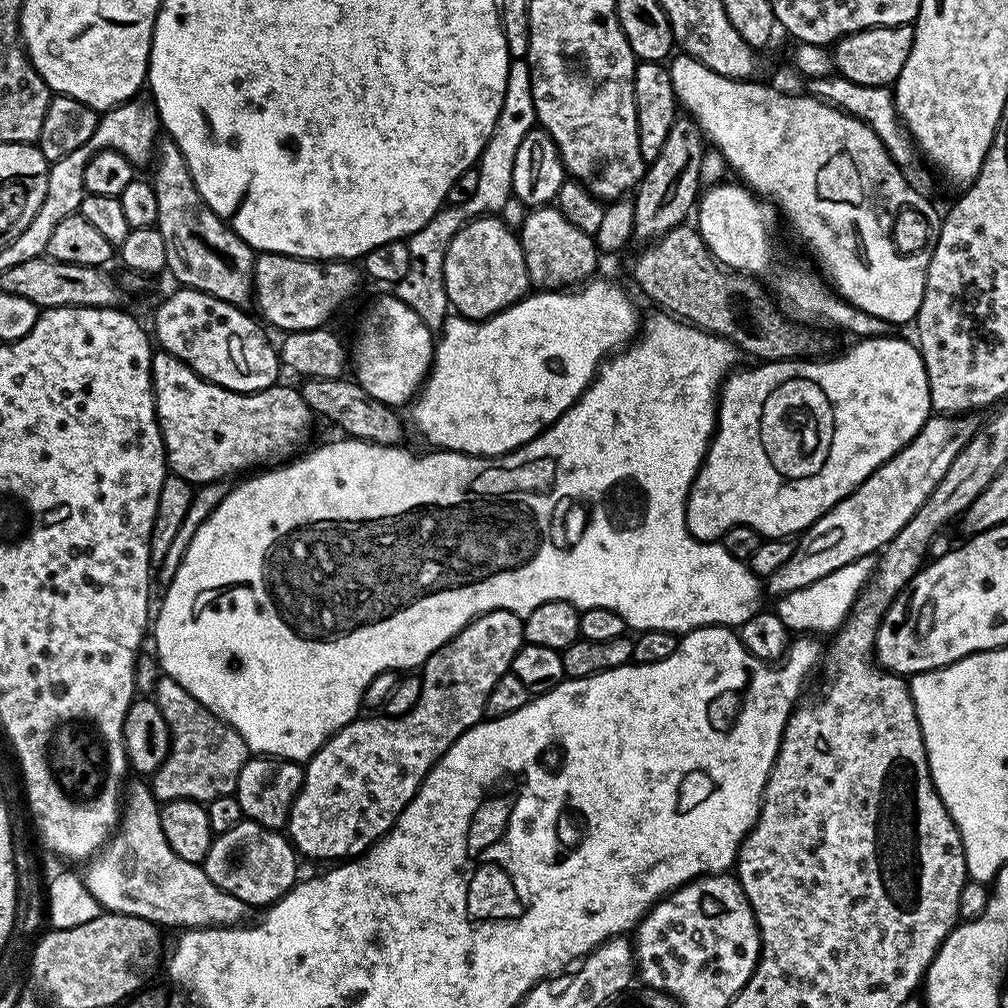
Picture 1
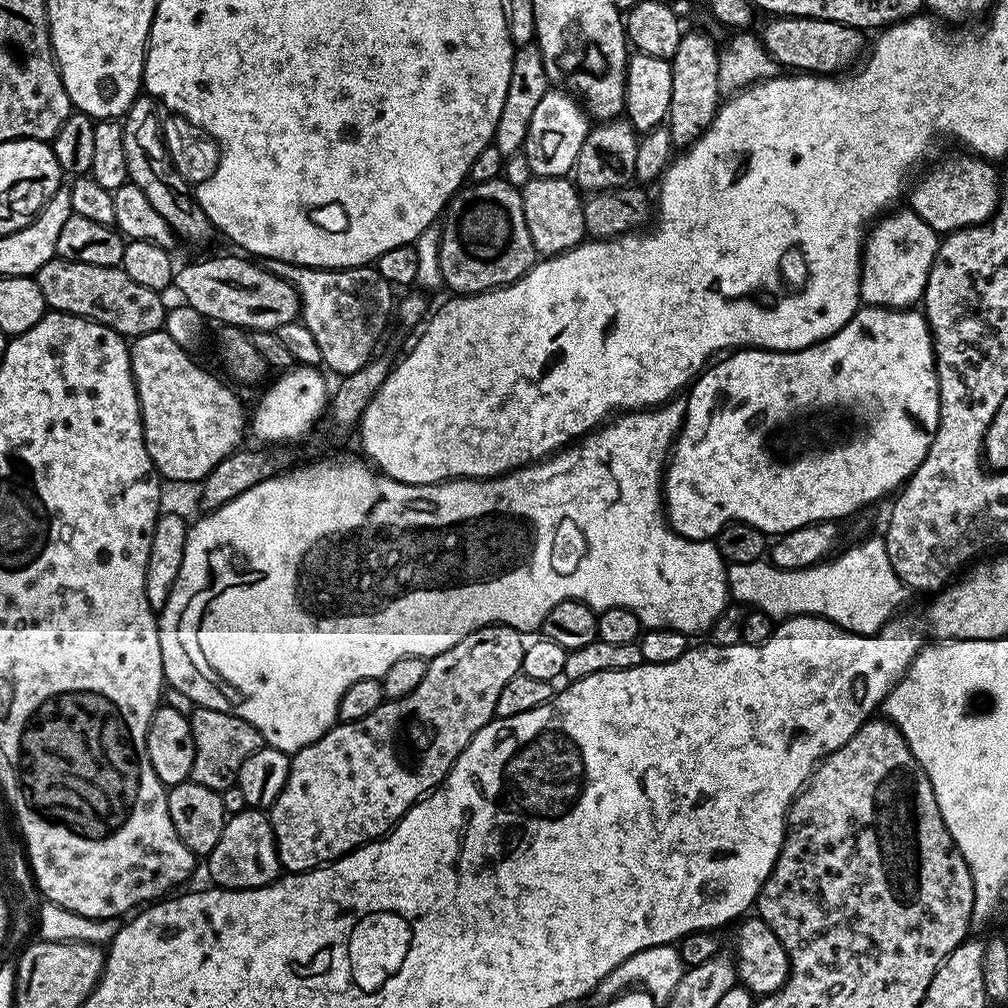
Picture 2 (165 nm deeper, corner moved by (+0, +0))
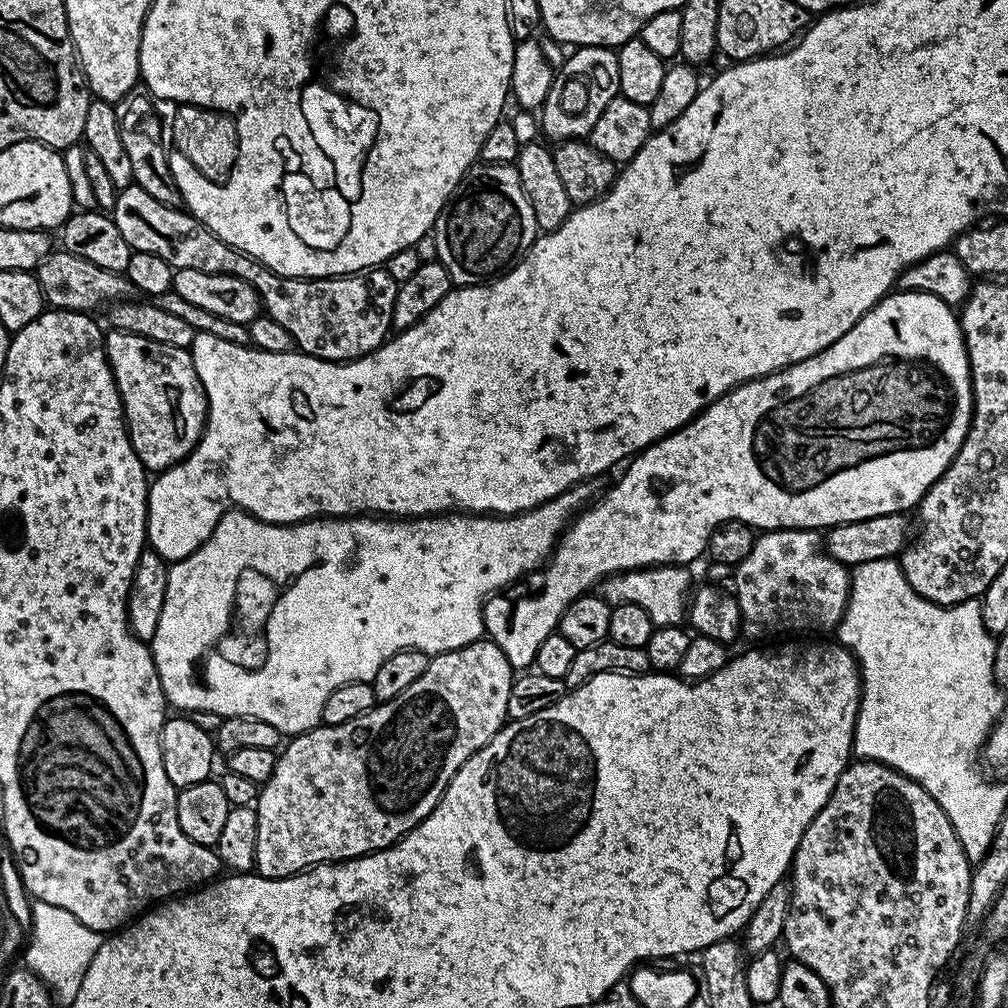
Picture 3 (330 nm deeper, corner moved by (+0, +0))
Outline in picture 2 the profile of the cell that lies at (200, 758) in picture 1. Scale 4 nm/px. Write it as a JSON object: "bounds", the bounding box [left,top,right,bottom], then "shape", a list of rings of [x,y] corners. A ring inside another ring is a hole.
{"bounds":[188,707,265,793],"shape":[[[193,707],[188,716],[190,730],[194,734],[194,766],[191,780],[195,784],[210,786],[210,790],[222,793],[227,788],[236,787],[238,770],[242,762],[250,758],[258,749],[265,747],[262,734],[250,722],[238,718],[232,712],[223,712],[213,708]]]}

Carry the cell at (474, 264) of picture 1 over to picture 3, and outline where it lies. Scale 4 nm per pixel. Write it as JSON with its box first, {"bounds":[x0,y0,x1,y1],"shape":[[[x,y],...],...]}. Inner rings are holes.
{"bounds":[434,162,538,285],"shape":[[[480,162],[470,169],[454,190],[451,200],[438,214],[434,235],[436,237],[436,259],[442,266],[446,266],[453,285],[482,284],[504,275],[523,257],[538,235],[534,222],[534,210],[530,210],[530,202],[522,190],[522,182],[518,178],[515,164]]]}

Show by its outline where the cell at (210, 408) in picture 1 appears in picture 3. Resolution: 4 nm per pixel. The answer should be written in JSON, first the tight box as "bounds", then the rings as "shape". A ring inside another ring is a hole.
{"bounds":[104,330,208,474],"shape":[[[112,330],[104,337],[104,353],[116,379],[134,454],[138,454],[145,469],[159,474],[186,459],[196,449],[208,420],[208,399],[192,365],[191,351]]]}

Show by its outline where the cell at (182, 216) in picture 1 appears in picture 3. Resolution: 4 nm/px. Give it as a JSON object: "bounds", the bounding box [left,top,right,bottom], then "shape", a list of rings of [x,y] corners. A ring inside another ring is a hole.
{"bounds":[114,86,182,208],"shape":[[[143,86],[131,88],[122,99],[115,101],[114,107],[116,117],[120,119],[120,133],[122,134],[122,146],[126,146],[126,154],[130,158],[132,169],[134,169],[134,183],[142,190],[146,190],[146,194],[158,198],[158,202],[162,202],[171,208],[181,207],[182,201],[180,191],[176,185],[176,172],[168,169],[168,148],[170,152],[170,140],[166,135],[166,124],[160,121],[160,112],[156,109],[157,101],[151,92]]]}

